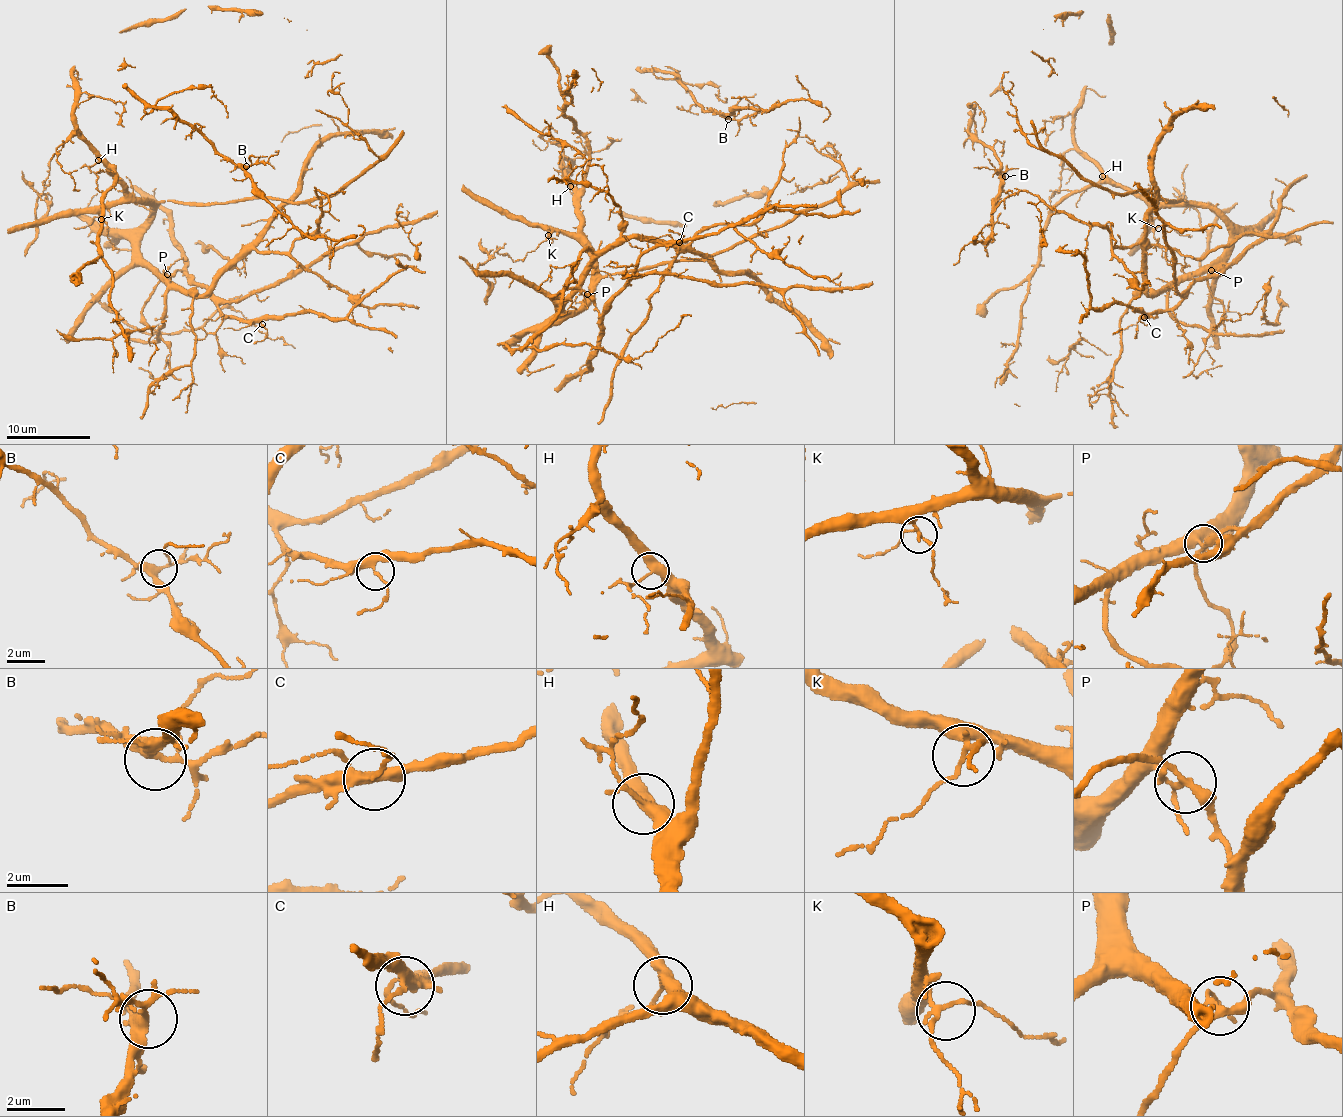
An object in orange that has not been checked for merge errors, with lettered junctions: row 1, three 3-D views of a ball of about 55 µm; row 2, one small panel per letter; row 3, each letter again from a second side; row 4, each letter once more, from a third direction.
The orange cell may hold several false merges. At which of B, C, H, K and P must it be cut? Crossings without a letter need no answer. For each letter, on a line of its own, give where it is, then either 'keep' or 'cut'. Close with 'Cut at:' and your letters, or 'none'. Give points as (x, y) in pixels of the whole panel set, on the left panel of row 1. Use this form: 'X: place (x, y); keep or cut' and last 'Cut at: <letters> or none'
B: place (246, 166); keep
C: place (262, 324); keep
H: place (98, 160); keep
K: place (101, 219); keep
P: place (167, 274); cut
Cut at: P

